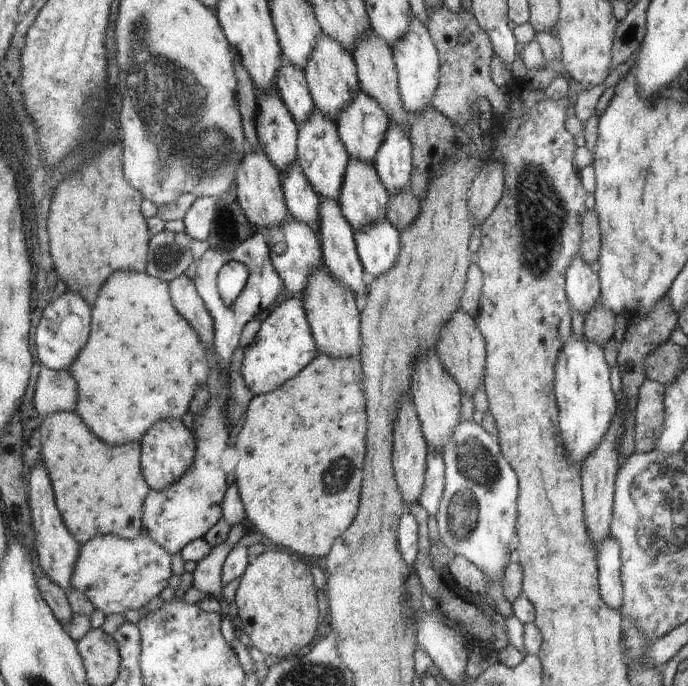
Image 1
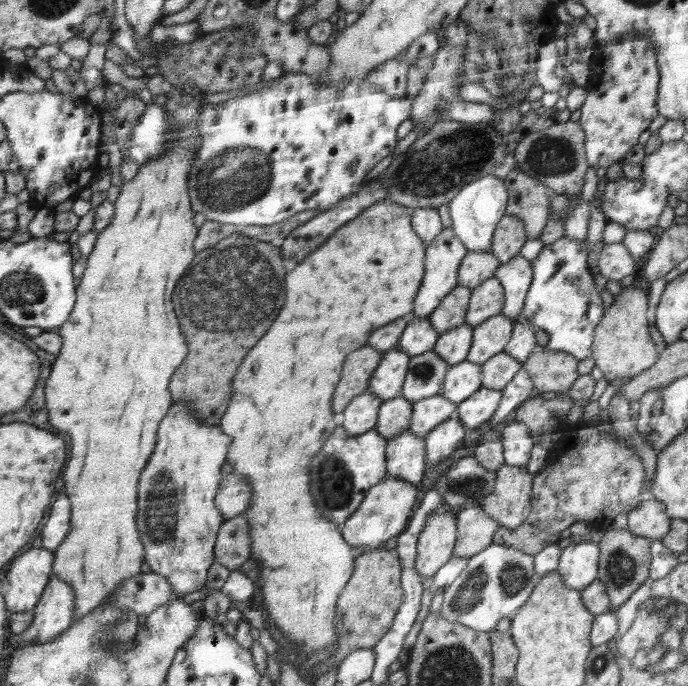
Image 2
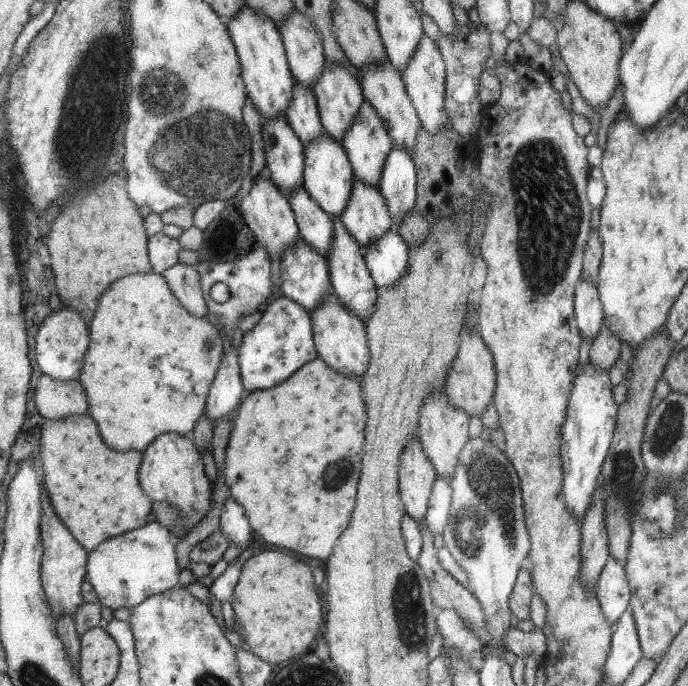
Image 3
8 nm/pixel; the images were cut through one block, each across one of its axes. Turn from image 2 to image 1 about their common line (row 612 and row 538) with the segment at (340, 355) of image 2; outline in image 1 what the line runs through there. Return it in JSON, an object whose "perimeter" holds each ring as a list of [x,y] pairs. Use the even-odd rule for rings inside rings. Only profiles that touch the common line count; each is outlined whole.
{"perimeter":[[[320,353],[282,387],[253,395],[244,412],[246,419],[235,443],[240,460],[234,476],[247,524],[255,536],[267,543],[284,546],[297,555],[324,558],[330,554],[334,540],[354,522],[366,476],[362,474],[362,462],[367,456],[366,424],[369,424],[366,422],[366,402],[360,382],[362,370],[356,356],[339,357]]]}

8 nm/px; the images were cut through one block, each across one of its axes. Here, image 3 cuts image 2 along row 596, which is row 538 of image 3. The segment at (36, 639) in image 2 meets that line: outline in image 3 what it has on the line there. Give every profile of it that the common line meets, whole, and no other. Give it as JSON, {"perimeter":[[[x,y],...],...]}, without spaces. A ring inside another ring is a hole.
{"perimeter":[[[44,488],[42,492],[42,526],[40,527],[40,532],[42,533],[44,549],[42,560],[42,583],[47,595],[47,600],[49,605],[55,610],[56,616],[70,615],[74,618],[75,612],[78,611],[80,606],[84,603],[82,584],[86,582],[87,558],[89,553],[87,549],[75,539],[75,536],[70,532],[67,525],[65,525],[60,516],[57,515],[57,512],[51,504],[46,488]]]}

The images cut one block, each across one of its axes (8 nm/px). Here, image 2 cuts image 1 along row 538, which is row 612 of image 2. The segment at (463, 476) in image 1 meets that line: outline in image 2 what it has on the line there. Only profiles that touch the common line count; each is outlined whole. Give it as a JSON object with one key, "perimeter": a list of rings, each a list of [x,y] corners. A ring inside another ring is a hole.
{"perimeter":[[[493,542],[486,550],[471,556],[458,578],[445,588],[440,614],[447,621],[490,633],[502,618],[512,619],[518,614],[519,608],[534,594],[540,579],[531,553]]]}

